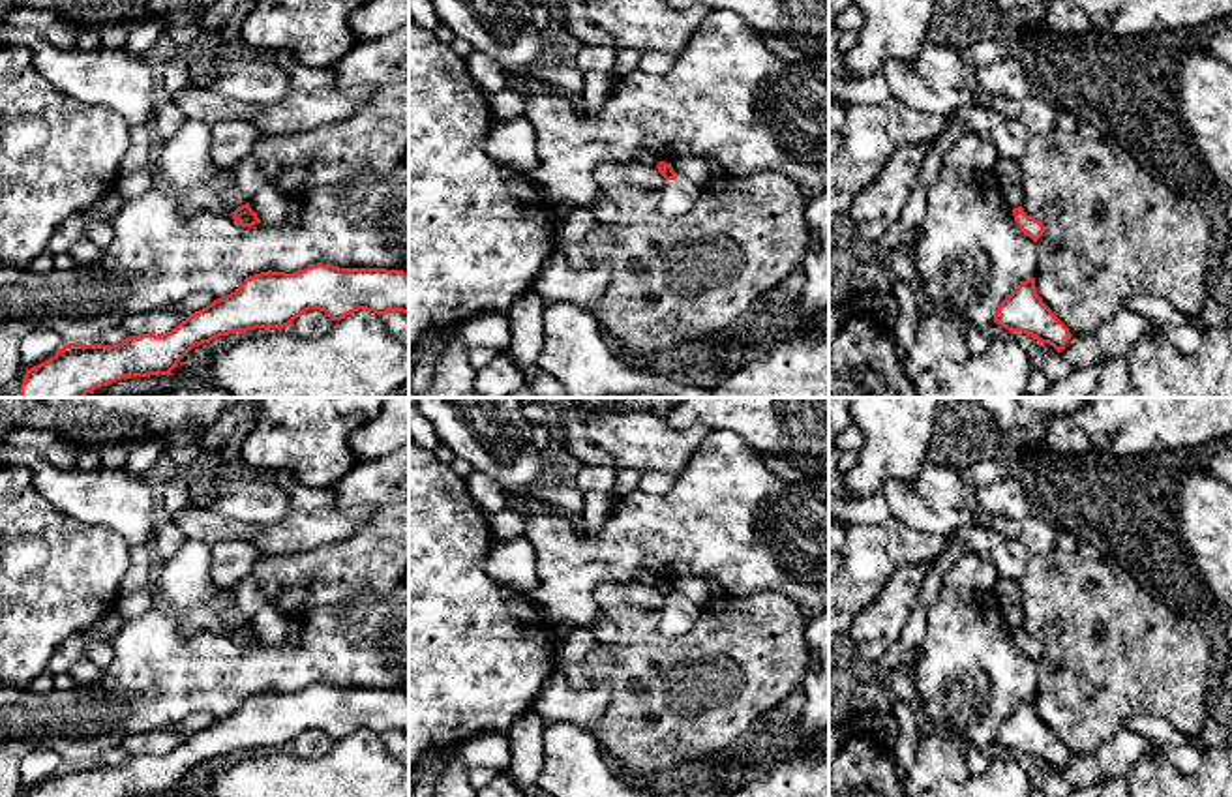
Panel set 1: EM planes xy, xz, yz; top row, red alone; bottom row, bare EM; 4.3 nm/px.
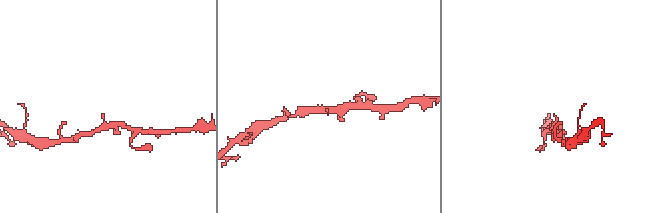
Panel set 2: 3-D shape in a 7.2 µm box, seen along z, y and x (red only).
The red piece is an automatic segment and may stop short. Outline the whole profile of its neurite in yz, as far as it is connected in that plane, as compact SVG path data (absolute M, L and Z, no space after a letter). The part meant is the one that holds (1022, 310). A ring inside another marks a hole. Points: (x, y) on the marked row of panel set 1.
M1035 278L1022 281L998 308L994 323L1011 334L1024 332L1058 353L1071 339L1069 328L1052 313L1037 294Z

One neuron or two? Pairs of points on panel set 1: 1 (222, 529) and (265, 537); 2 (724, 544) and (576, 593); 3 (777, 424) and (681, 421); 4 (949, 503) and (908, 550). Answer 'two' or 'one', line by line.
1: one
2: one
3: one
4: two

